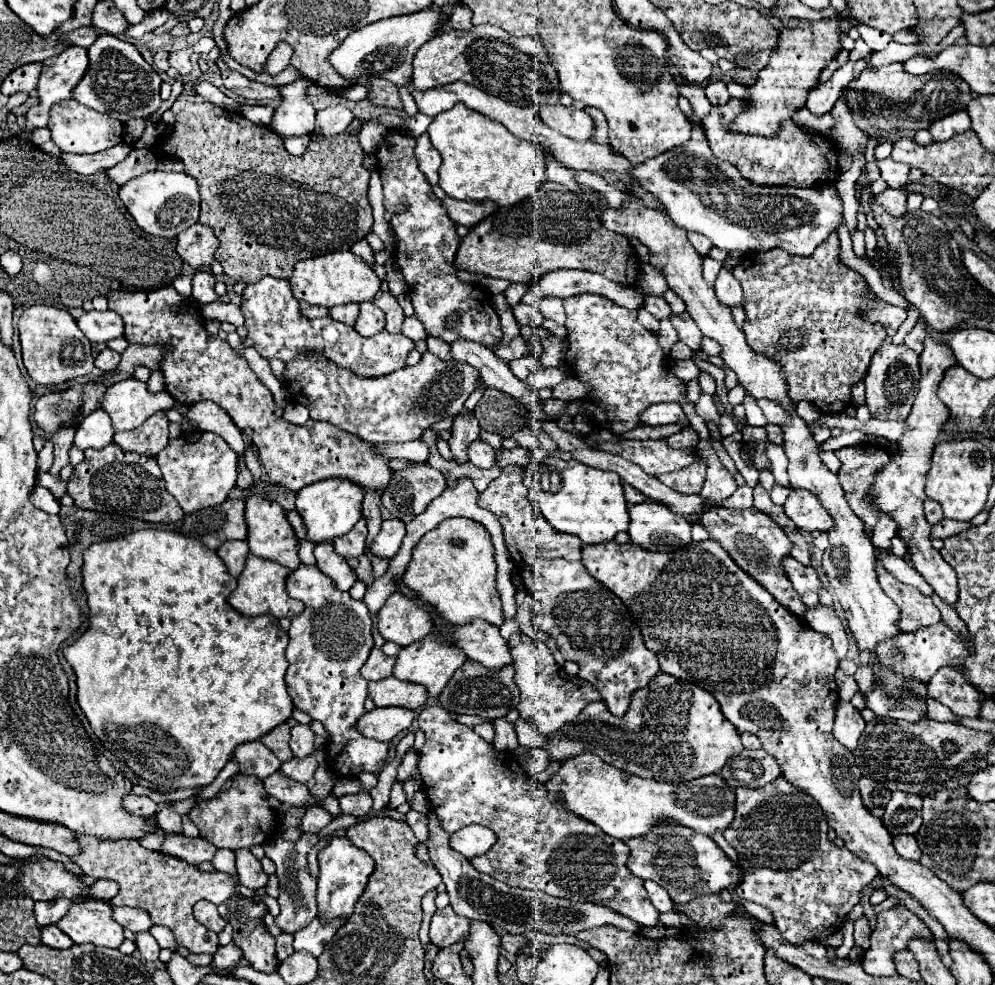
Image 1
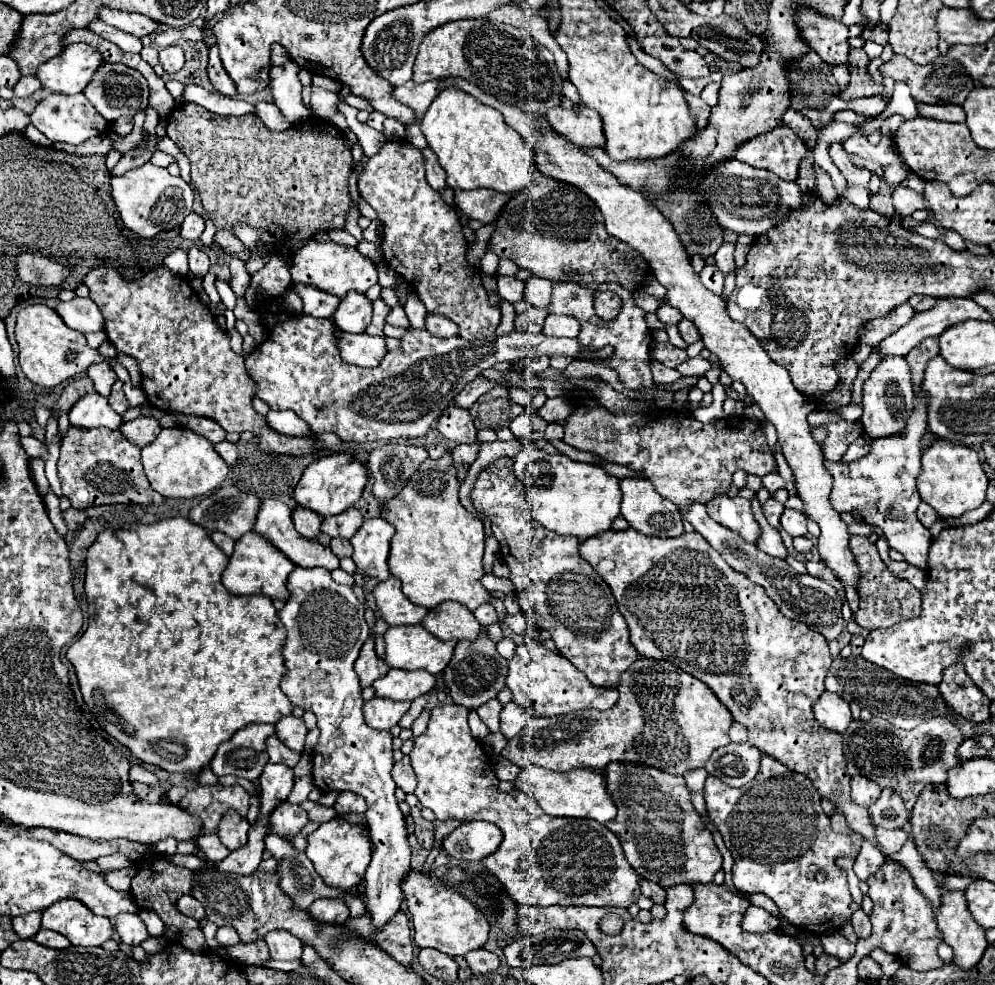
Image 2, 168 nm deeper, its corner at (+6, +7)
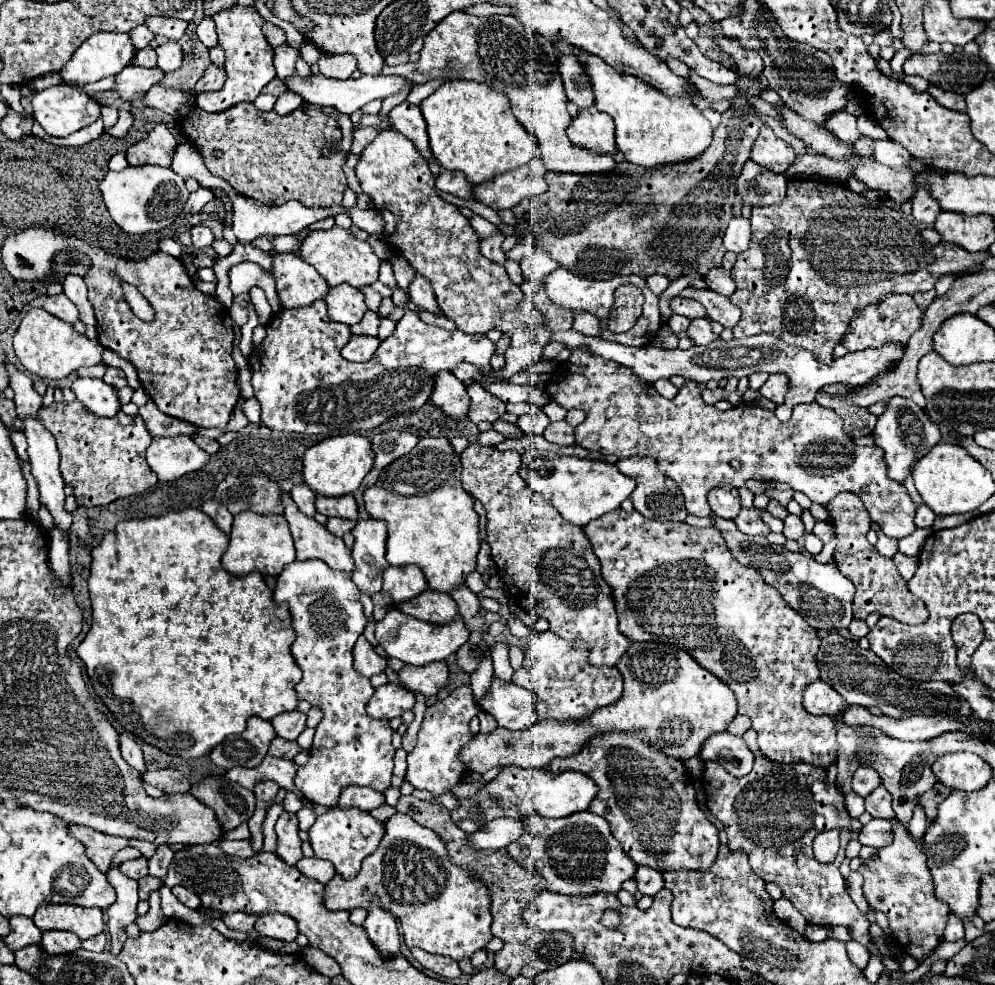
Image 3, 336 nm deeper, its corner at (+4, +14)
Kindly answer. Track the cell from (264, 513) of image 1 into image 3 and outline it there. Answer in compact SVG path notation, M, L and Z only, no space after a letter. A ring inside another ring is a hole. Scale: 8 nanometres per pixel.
M288 493L282 495L282 505L284 505L284 517L288 521L294 547L296 547L296 559L320 559L326 561L332 569L352 573L354 571L354 561L350 555L350 549L344 545L344 541L332 533L324 525L320 525L316 519L304 517L298 509L296 503Z

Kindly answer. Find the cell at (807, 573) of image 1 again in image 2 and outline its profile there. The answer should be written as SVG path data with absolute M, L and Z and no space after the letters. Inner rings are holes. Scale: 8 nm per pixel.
M752 498L752 512L754 512L756 520L758 520L760 526L762 526L762 534L760 534L756 546L758 546L762 552L770 554L770 556L778 556L778 558L784 558L784 560L786 560L786 558L788 558L788 550L786 550L786 546L784 546L780 534L766 522L766 518L764 518L764 514L762 514L762 508L760 508L760 502L758 502L756 498Z

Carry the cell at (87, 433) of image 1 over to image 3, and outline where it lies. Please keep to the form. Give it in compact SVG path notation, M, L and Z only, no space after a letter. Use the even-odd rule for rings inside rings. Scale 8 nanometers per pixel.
M76 379L72 383L72 391L76 393L76 399L86 405L94 415L100 417L112 417L120 411L120 403L116 397L116 391L106 385L102 379Z

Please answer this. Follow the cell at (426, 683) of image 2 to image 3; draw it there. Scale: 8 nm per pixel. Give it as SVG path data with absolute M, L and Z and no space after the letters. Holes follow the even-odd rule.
M440 661L440 663L422 665L422 667L404 665L398 675L406 689L414 693L422 693L424 697L430 697L430 695L436 695L448 683L450 671L446 661Z

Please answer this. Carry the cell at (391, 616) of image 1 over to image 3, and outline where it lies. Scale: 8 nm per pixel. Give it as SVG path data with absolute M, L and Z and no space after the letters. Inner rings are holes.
M390 565L384 571L384 591L392 595L392 601L396 605L402 601L410 601L426 587L428 587L428 581L424 581L424 573L420 573L416 565L404 565L404 567Z

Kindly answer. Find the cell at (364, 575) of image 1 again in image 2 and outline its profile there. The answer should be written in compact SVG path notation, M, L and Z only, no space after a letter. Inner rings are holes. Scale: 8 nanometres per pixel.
M334 538L330 542L330 550L338 556L338 558L352 558L352 544L348 540L342 538Z

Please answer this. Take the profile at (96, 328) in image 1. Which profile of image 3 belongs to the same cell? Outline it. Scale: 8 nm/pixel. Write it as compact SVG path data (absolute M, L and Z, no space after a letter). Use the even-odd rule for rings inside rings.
M58 293L58 295L54 295L54 297L48 297L48 299L44 301L42 309L48 311L50 315L54 315L54 317L66 321L66 323L76 323L76 321L80 321L80 319L78 319L78 309L76 309L76 305L74 305L64 293Z

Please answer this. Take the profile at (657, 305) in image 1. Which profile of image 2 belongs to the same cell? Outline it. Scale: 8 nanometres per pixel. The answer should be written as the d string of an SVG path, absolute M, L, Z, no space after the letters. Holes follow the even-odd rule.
M660 302L658 310L656 310L656 316L658 316L664 324L676 324L678 320L682 320L682 314L680 314L674 306L670 306L668 302Z

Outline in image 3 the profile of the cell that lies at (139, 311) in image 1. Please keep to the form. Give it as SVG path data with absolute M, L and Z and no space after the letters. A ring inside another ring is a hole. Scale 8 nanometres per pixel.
M28 227L6 237L2 245L2 263L8 273L20 281L44 279L46 253L52 249L52 243L64 243L64 251L76 249L92 259L86 287L98 321L98 341L118 357L134 363L142 387L156 407L170 417L198 427L226 427L232 409L238 403L238 371L232 359L234 331L228 309L216 297L198 291L182 261L176 257L158 251L142 261L122 259L106 253L102 247L88 245L74 235L64 235L46 227ZM122 281L134 285L146 297L154 307L154 321L144 323L132 313L122 291Z

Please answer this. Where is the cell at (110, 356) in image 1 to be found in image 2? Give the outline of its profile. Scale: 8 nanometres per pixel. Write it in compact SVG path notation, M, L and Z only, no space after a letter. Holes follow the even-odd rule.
M106 358L98 364L92 364L88 368L88 376L94 380L94 386L96 386L98 394L102 394L102 396L110 394L110 386L114 384L116 372L114 372L114 368L110 366L110 362Z

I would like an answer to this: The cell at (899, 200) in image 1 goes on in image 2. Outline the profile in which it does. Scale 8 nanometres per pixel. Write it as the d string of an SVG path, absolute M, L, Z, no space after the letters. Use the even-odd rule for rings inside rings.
M902 184L892 192L892 204L896 208L896 216L900 216L900 218L906 218L906 216L914 214L916 210L924 208L922 196L916 194L912 188L902 186Z

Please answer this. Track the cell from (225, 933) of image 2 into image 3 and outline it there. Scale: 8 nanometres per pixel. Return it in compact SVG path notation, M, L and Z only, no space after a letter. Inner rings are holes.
M226 913L224 915L224 923L230 927L230 929L236 929L236 931L250 931L256 923L256 917L252 917L250 913Z

